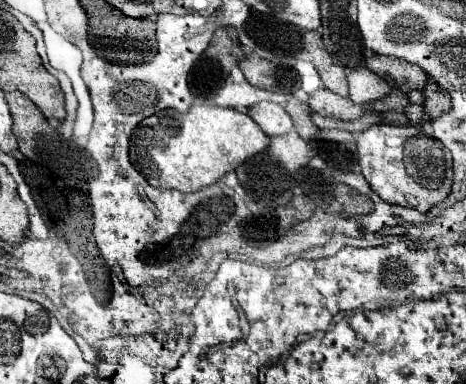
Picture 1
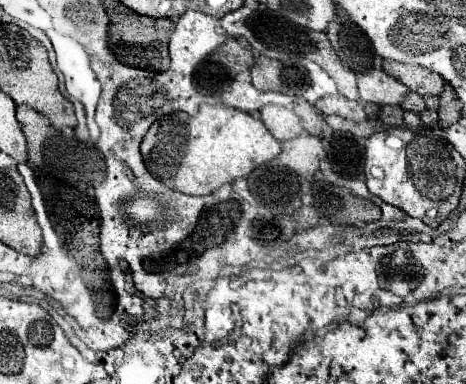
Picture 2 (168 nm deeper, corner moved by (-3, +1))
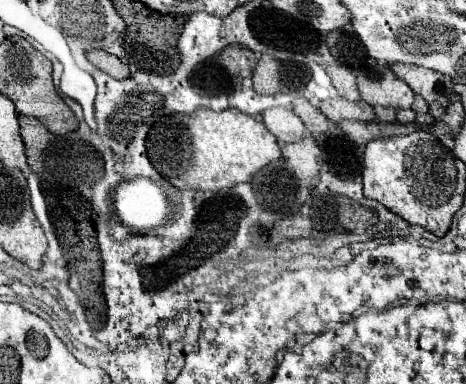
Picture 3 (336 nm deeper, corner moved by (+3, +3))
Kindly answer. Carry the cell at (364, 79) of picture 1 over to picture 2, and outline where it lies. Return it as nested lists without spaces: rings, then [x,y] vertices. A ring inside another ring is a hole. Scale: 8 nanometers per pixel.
[[[372,70],[360,76],[358,80],[358,90],[360,90],[360,100],[378,104],[378,106],[400,106],[410,92],[402,82],[396,78],[388,76],[384,70]]]

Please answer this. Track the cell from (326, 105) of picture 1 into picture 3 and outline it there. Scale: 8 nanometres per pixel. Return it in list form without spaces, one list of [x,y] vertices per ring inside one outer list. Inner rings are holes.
[[[346,98],[324,100],[318,108],[332,122],[340,122],[340,120],[364,120],[364,122],[370,122],[370,120],[374,120],[374,108],[372,106],[368,106],[364,102],[348,102]]]

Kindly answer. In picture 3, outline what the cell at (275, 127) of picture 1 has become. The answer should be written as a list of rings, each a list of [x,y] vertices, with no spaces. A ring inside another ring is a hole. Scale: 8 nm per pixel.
[[[270,108],[262,112],[262,122],[276,136],[278,144],[296,142],[306,136],[306,128],[302,120],[292,110],[286,108]]]

